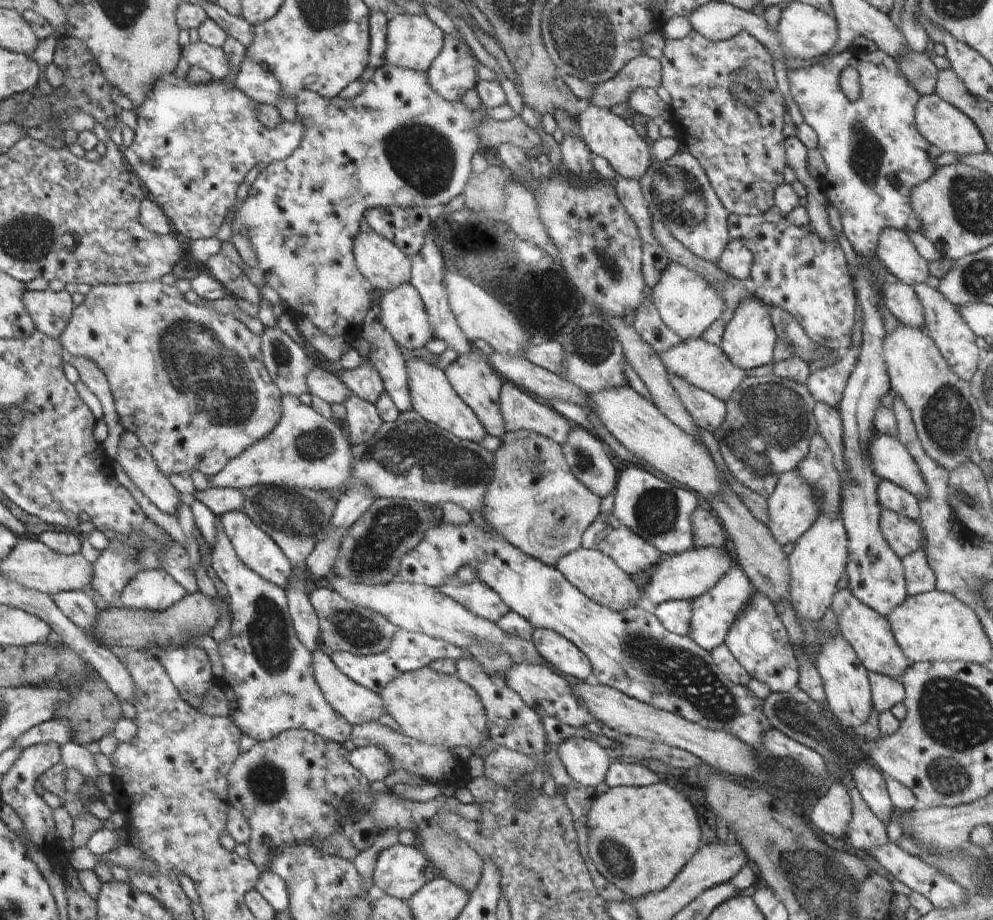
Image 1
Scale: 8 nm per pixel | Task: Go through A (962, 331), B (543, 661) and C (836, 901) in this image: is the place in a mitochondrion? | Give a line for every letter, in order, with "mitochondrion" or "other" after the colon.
A: other
B: other
C: mitochondrion

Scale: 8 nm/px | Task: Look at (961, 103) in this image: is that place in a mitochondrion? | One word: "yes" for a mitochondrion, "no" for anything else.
no

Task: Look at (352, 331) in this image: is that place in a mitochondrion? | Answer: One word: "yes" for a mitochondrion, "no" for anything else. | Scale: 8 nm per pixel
no

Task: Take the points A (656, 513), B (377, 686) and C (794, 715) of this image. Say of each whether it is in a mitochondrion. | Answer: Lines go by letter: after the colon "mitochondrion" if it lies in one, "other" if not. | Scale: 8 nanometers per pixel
A: mitochondrion
B: other
C: mitochondrion

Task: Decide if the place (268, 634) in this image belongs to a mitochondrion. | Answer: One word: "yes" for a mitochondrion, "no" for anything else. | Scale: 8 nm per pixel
yes

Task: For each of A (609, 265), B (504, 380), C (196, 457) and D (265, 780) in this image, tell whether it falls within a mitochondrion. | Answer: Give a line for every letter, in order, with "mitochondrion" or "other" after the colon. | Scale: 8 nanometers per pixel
A: mitochondrion
B: other
C: other
D: mitochondrion

